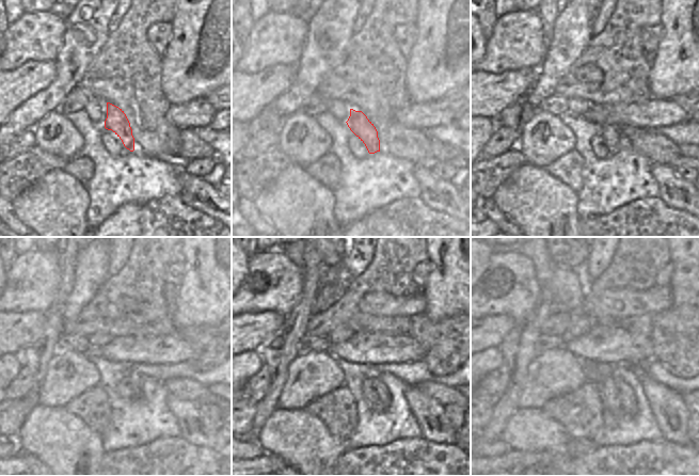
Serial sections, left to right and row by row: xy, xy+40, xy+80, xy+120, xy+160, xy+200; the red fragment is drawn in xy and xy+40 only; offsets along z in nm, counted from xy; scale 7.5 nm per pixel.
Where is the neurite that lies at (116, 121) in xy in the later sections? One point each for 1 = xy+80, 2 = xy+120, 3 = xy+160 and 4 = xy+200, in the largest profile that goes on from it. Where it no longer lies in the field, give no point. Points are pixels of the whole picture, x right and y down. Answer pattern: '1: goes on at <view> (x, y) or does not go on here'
1: goes on at xy+80 (612, 136)
2: goes on at xy+120 (136, 378)
3: goes on at xy+160 (382, 403)
4: goes on at xy+200 (628, 408)

